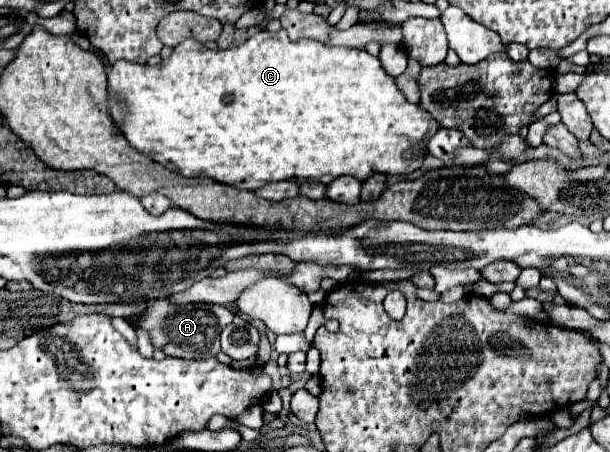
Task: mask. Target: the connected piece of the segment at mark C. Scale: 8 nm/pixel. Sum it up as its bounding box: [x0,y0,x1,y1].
[107,29,441,191]

